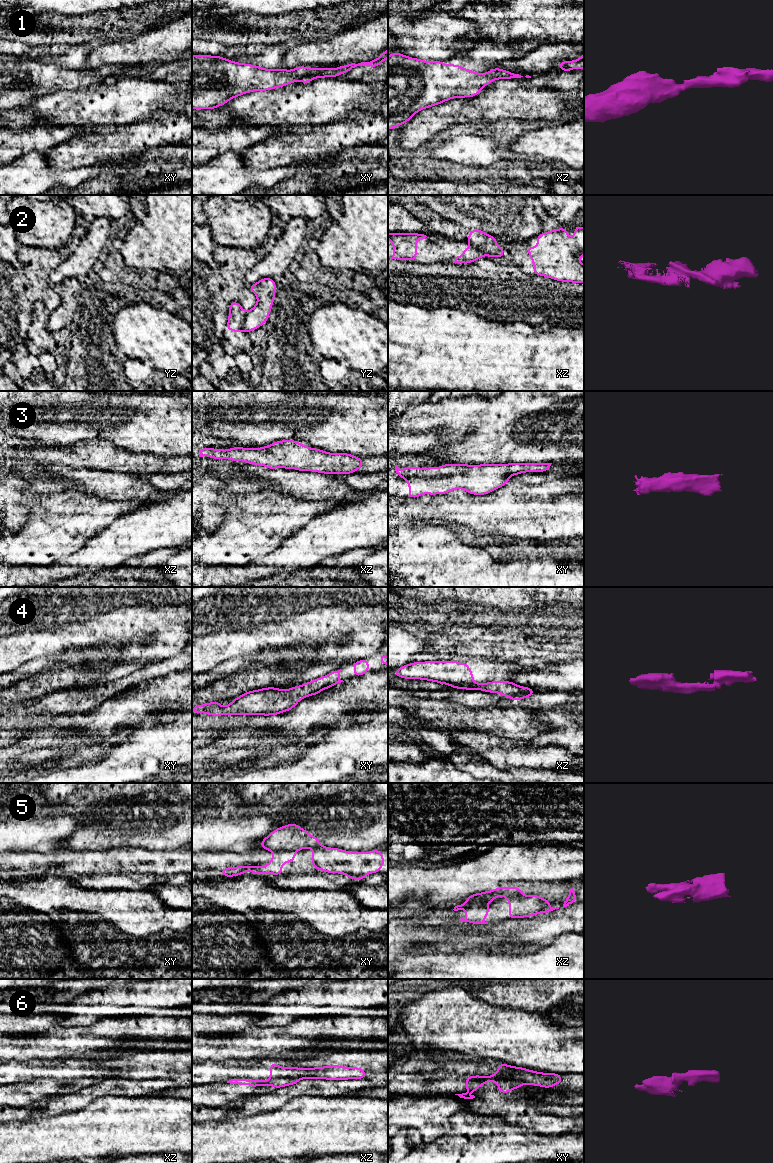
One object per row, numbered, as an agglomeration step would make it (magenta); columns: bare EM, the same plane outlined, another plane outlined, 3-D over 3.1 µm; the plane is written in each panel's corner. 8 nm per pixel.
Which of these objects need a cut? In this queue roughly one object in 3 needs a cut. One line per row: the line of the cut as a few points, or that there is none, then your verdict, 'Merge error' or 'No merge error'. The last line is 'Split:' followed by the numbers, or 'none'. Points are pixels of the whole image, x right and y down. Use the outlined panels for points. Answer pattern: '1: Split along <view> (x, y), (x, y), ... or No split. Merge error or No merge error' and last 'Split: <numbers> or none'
1: No split. No merge error
2: Split along yz (247, 312), (242, 330). Merge error
3: No split. No merge error
4: No split. No merge error
5: Split along xy (296, 850), (271, 851). Merge error
6: Split along xz (270, 1078), (296, 1078), (298, 1080). Merge error
Split: 2, 5, 6

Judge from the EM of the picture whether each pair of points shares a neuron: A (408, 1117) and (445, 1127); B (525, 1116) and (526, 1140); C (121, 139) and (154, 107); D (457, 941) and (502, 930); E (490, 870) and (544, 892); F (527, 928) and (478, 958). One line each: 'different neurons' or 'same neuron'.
A: same neuron
B: different neurons
C: different neurons
D: different neurons
E: different neurons
F: different neurons

